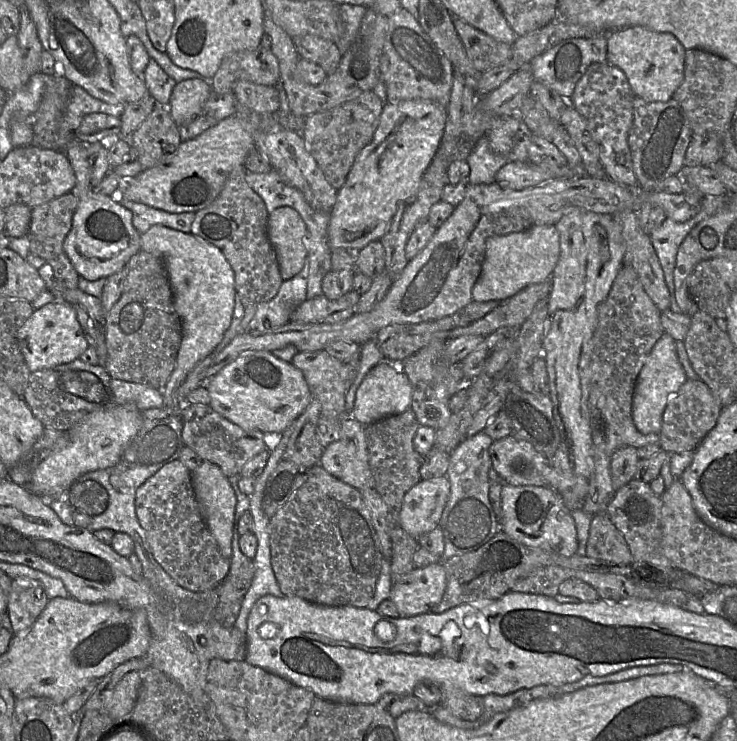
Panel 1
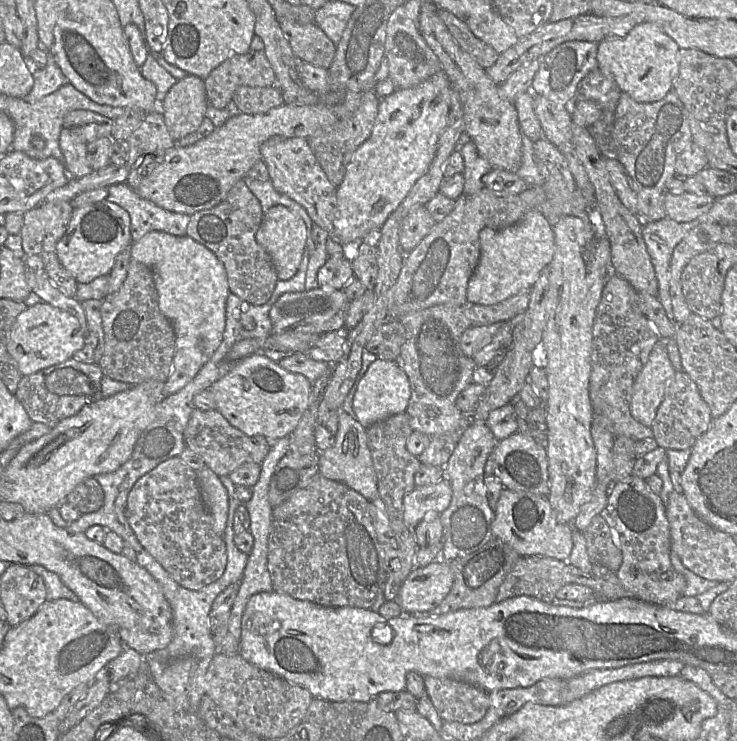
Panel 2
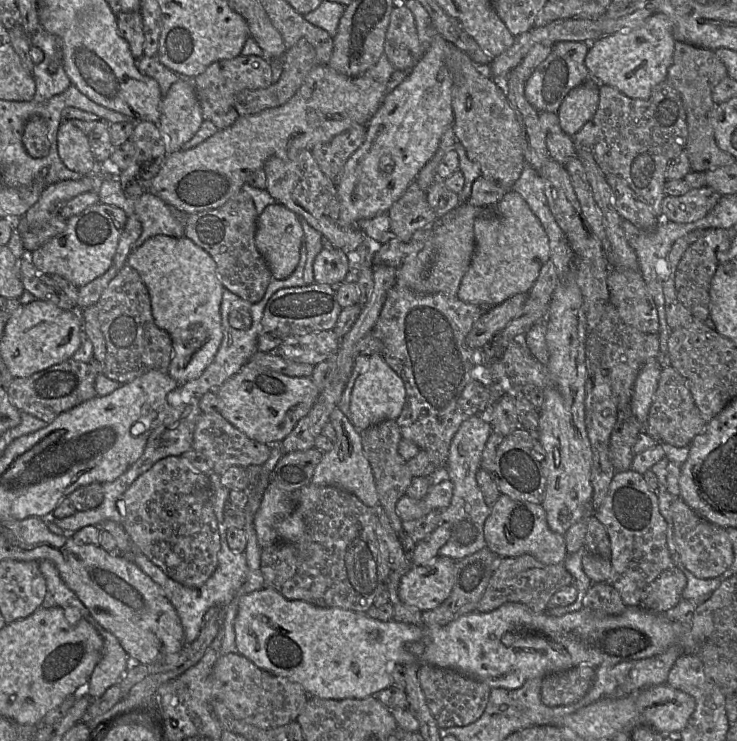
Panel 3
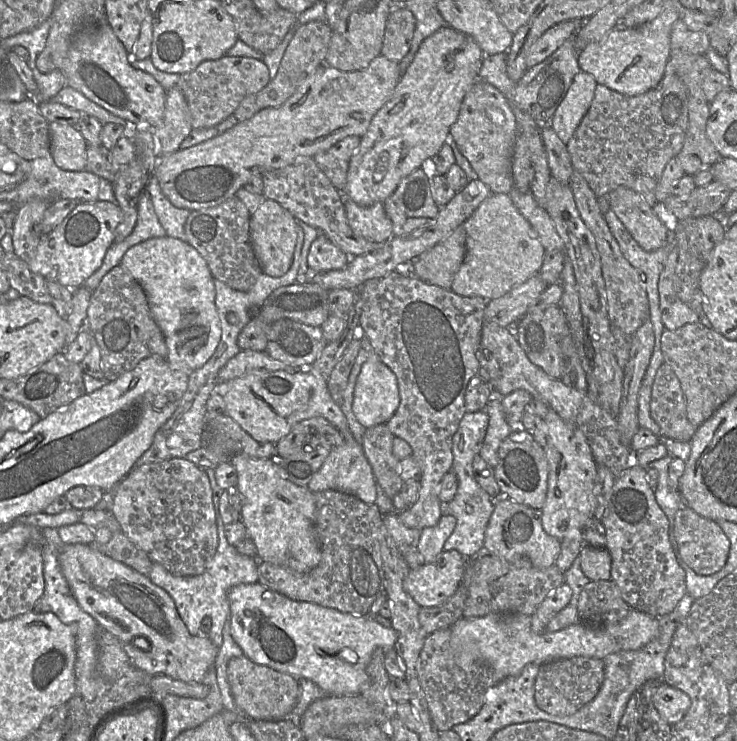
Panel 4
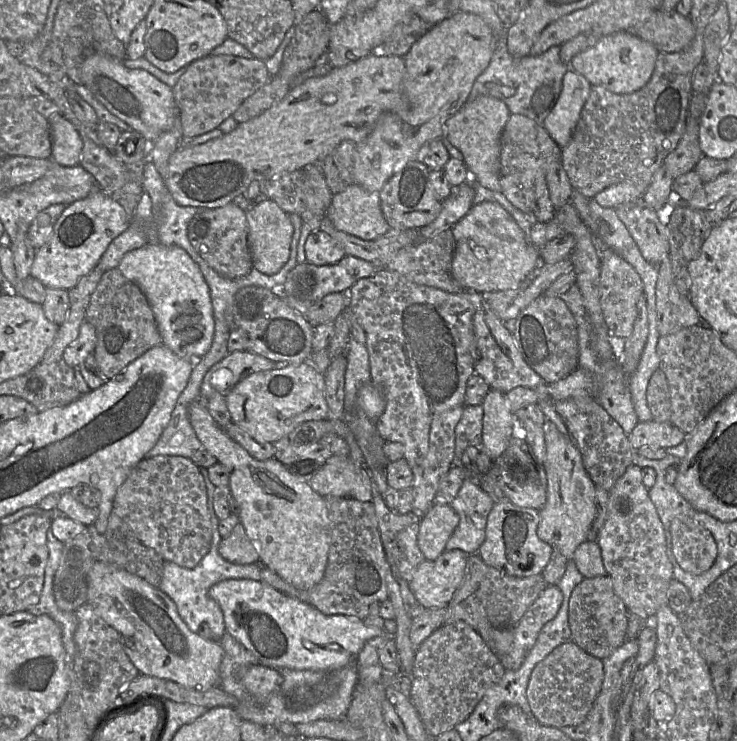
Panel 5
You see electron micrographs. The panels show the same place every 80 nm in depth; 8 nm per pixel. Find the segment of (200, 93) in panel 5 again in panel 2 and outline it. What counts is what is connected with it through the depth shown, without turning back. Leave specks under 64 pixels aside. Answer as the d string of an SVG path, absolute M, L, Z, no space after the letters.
M264 50L236 54L214 68L204 79L207 105L223 109L240 86L276 85L276 75Z

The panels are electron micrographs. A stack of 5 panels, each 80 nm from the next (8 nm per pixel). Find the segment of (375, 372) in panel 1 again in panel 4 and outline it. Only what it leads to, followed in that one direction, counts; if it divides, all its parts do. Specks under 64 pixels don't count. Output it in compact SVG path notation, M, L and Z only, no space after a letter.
M373 348L356 380L352 411L357 421L365 428L386 423L396 412L400 404L400 395L396 375L385 365Z

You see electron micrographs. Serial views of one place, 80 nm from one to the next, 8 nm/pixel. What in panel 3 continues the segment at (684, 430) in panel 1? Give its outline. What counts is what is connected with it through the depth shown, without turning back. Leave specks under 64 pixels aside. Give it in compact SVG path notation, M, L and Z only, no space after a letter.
M665 366L661 371L648 416L648 425L659 435L658 443L666 443L675 447L689 447L692 440L704 430L707 423L694 402L686 379L673 367Z

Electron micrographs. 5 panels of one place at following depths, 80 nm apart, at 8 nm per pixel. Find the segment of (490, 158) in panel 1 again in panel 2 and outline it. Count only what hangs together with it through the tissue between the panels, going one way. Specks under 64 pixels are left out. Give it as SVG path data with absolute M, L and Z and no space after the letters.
M473 142L462 145L458 151L464 159L463 195L473 195L484 188L482 177L493 170L493 167L479 156Z

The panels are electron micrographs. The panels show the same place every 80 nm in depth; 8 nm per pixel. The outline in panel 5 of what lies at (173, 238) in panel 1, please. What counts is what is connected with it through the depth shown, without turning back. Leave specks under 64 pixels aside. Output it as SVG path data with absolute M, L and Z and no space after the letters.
M159 242L148 243L141 248L127 252L121 259L118 269L146 296L162 343L166 347L176 355L189 359L199 359L210 350L215 334L215 319L209 286L199 266L184 249L178 246L165 246Z

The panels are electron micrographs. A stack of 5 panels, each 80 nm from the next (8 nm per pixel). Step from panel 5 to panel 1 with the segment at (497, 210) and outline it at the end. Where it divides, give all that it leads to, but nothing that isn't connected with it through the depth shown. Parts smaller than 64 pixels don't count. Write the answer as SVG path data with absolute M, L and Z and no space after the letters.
M555 225L533 226L525 231L489 237L480 275L472 288L472 300L487 302L509 298L531 284L550 279L560 255Z

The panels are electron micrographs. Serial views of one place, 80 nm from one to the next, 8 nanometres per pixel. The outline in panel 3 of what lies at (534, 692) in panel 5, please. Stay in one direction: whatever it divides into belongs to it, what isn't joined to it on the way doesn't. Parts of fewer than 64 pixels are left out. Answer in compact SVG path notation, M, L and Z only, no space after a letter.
M577 666L543 677L540 692L543 704L548 707L567 706L582 699L594 682L596 668Z

